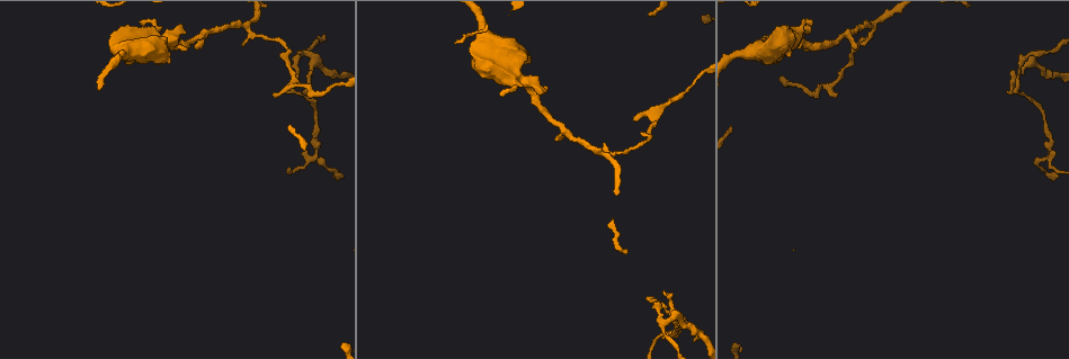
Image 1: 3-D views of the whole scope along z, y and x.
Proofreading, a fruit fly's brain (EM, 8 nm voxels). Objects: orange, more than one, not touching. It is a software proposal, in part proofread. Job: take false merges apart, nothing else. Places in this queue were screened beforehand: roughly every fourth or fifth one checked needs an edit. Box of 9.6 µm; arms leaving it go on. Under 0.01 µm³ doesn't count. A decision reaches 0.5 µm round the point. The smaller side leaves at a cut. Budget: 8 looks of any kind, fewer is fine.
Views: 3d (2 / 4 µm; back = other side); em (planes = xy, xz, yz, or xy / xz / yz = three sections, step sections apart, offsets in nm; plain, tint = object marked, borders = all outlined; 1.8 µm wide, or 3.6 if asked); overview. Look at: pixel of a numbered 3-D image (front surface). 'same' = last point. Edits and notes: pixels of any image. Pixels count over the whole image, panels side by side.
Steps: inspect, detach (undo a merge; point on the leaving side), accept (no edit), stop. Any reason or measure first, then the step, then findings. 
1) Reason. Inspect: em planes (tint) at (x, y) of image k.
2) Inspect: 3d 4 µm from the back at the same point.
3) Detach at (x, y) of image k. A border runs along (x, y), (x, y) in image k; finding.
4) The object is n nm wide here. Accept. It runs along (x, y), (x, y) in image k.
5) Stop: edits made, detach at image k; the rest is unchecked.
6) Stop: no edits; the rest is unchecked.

A narrow waist. Inspect: 3d 2 µm from the back at (313, 156) of image 1.

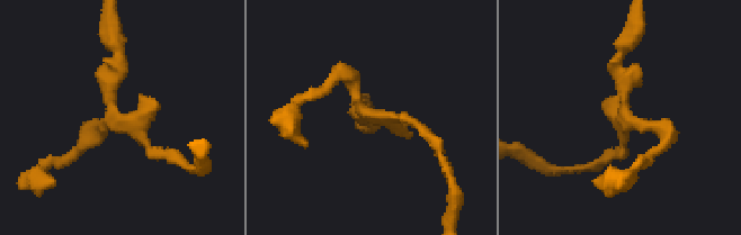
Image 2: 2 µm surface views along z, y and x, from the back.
Shape alone is not enough. Inspect: em yz step 16 (tint) at (364, 114) of image 2.

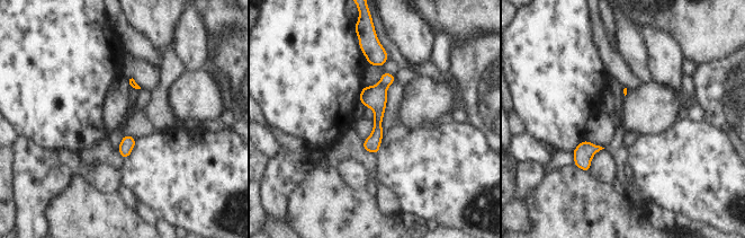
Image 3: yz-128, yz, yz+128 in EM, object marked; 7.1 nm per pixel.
Inspect: em planes (tint) at the same point.

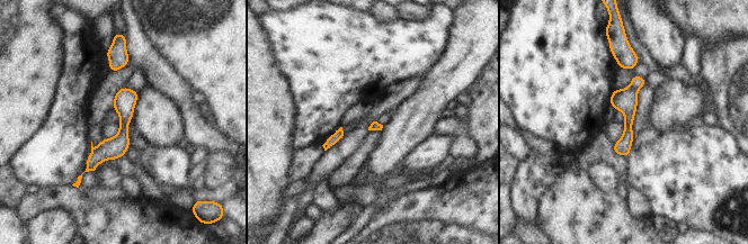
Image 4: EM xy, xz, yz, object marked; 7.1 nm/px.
The object is 60 nm wide here. Accept. It runs along (135, 95), (123, 134), (89, 168) in image 4; all the same neuron.

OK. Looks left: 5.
Arms part here. Inspect: em xz step 16 (tint) at (317, 58) of image 1.

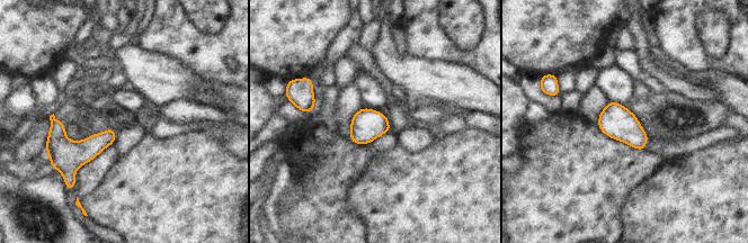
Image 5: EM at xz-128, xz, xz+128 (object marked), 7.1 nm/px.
Accept. Continuous, no second neuron.

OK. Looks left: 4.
Arms part here. Inspect: em yz step 16 (tint) at (528, 83) of image 1.

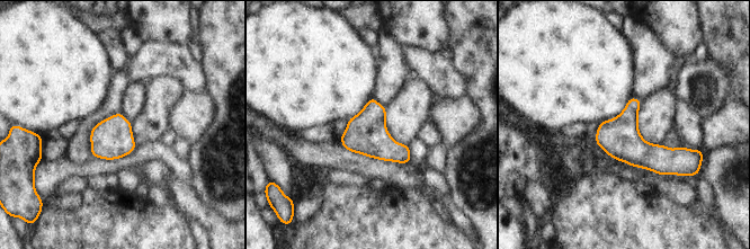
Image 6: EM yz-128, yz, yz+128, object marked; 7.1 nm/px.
Inspect: em planes (tint) at the same point.

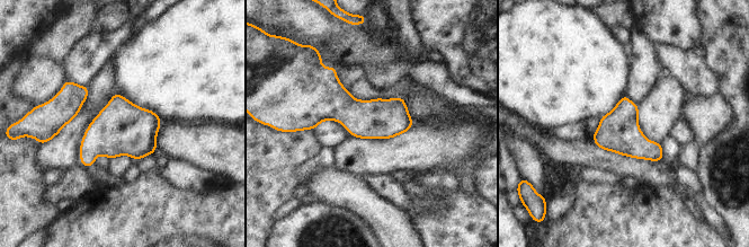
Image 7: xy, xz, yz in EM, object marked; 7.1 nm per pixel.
Accept. It runs along (304, 118), (351, 113), (409, 124) in image 7; one neuron here.

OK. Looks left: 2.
Stop: no edits; the rest is unchecked.

